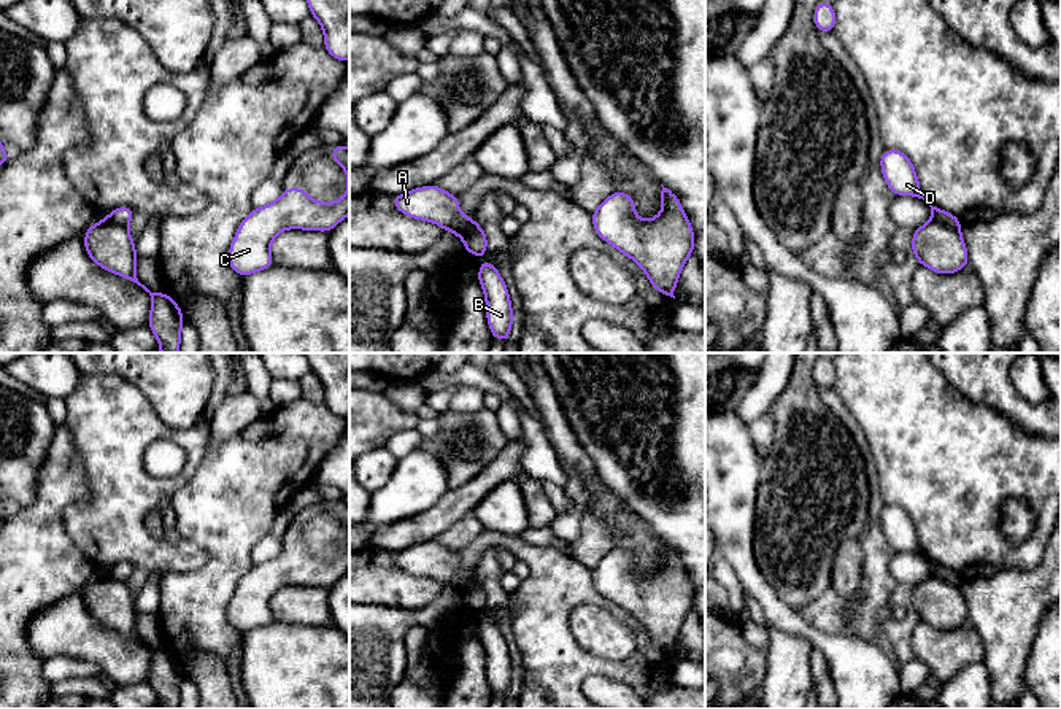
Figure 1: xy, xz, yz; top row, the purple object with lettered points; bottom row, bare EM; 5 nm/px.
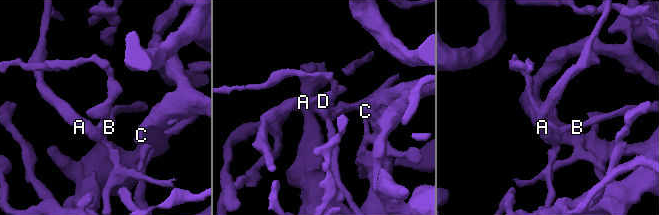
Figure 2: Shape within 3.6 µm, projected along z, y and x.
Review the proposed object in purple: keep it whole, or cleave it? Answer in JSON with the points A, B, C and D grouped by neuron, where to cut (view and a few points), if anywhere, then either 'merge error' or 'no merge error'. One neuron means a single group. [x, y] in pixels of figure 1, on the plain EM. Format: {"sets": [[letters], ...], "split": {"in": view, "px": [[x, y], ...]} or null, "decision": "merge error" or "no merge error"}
{"sets": [["A", "B", "C"], ["D"]], "split": {"in": "yz", "px": [[933, 574], [958, 587]]}, "decision": "merge error"}

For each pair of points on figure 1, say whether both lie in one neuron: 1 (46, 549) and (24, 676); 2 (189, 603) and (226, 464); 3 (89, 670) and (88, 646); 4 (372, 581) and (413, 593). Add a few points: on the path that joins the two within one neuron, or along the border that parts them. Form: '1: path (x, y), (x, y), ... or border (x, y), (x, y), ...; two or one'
1: path (16, 581), (16, 644); one
2: path (224, 568), (226, 499); one
3: border (53, 655), (92, 662), (102, 676); two
4: path (381, 582), (404, 590); one

